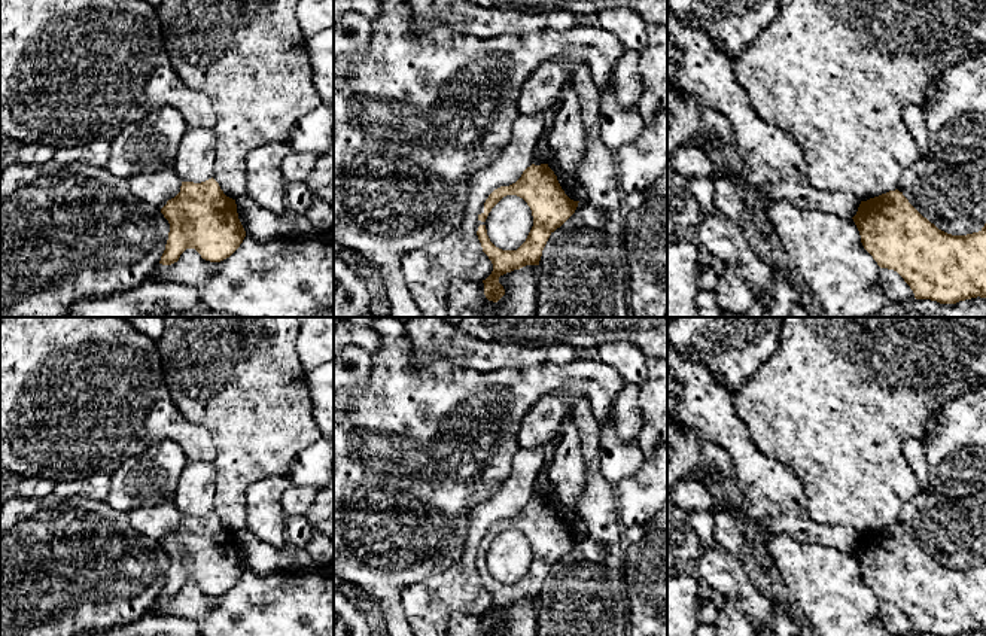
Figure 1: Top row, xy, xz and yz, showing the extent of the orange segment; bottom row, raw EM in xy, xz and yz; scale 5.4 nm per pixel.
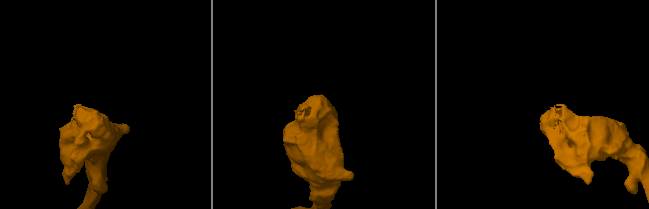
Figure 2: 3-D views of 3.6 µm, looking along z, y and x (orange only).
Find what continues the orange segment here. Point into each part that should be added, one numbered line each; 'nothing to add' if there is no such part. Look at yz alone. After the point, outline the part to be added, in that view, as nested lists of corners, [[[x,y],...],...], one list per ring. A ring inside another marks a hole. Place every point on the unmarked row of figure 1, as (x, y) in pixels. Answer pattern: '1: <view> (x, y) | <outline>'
nothing to add

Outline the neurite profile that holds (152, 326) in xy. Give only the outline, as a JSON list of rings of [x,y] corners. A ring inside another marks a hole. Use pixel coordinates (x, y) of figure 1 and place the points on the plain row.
[[[122,317],[131,323],[139,332],[158,340],[164,331],[164,317]]]

